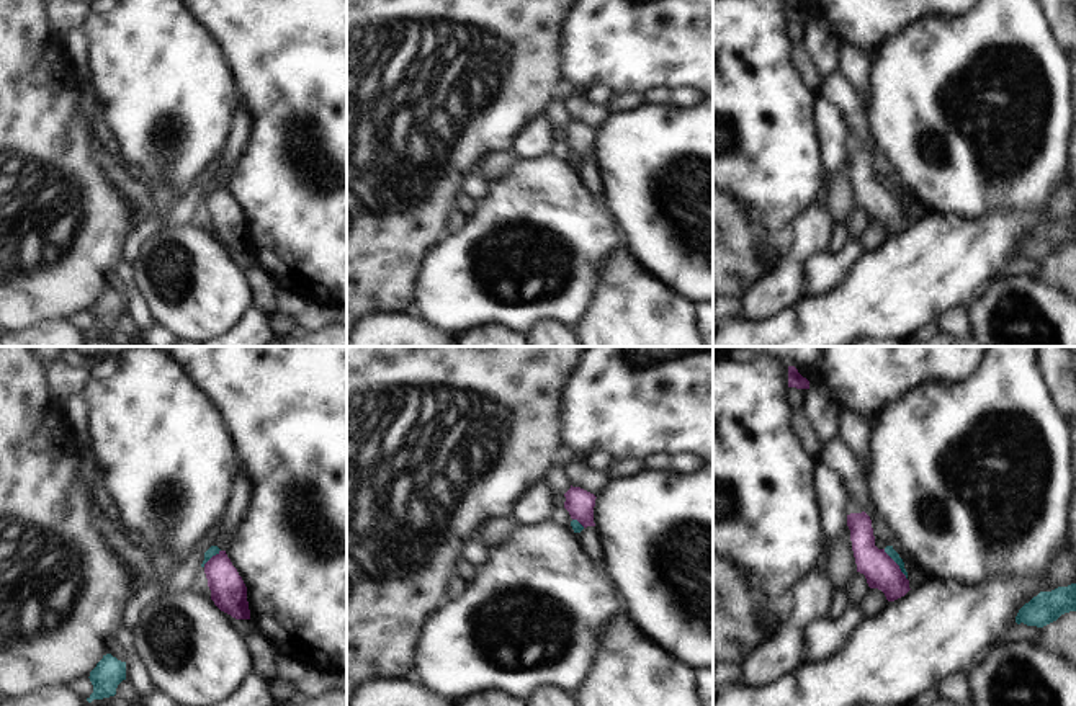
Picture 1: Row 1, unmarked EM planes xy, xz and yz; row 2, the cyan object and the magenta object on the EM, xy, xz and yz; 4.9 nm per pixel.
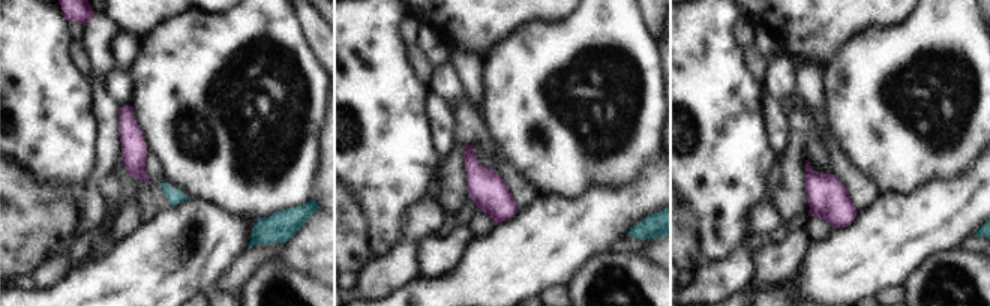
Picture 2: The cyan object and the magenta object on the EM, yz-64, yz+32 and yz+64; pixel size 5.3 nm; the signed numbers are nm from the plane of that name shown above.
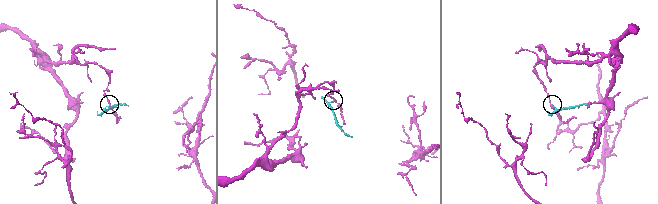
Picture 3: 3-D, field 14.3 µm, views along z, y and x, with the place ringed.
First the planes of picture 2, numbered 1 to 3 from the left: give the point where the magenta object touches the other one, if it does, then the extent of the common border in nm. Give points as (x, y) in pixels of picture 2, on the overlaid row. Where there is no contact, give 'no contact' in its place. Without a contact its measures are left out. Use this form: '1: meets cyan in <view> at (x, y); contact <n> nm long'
1: no contact
2: no contact
3: no contact

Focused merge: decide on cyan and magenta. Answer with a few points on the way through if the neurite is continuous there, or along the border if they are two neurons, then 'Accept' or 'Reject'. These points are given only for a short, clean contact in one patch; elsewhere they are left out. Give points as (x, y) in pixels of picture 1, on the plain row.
Boundary: yz (883, 183), (906, 213). Reject

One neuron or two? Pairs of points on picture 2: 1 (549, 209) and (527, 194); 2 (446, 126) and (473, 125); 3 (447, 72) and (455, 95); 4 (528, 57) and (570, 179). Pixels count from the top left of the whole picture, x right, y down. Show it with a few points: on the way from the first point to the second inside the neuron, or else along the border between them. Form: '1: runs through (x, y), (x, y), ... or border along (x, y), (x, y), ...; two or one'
1: border along (540, 197), (530, 204); two
2: border along (438, 95), (450, 105), (453, 132), (456, 135); two
3: runs through (447, 78), (450, 89); one
4: runs through (536, 87), (546, 117), (567, 138), (567, 149); one

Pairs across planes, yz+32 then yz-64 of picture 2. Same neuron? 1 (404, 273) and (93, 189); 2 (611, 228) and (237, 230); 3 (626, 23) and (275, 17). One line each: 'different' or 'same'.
1: same
2: same
3: same

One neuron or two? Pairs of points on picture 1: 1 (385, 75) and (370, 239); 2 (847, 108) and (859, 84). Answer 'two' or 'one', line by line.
1: one
2: two

